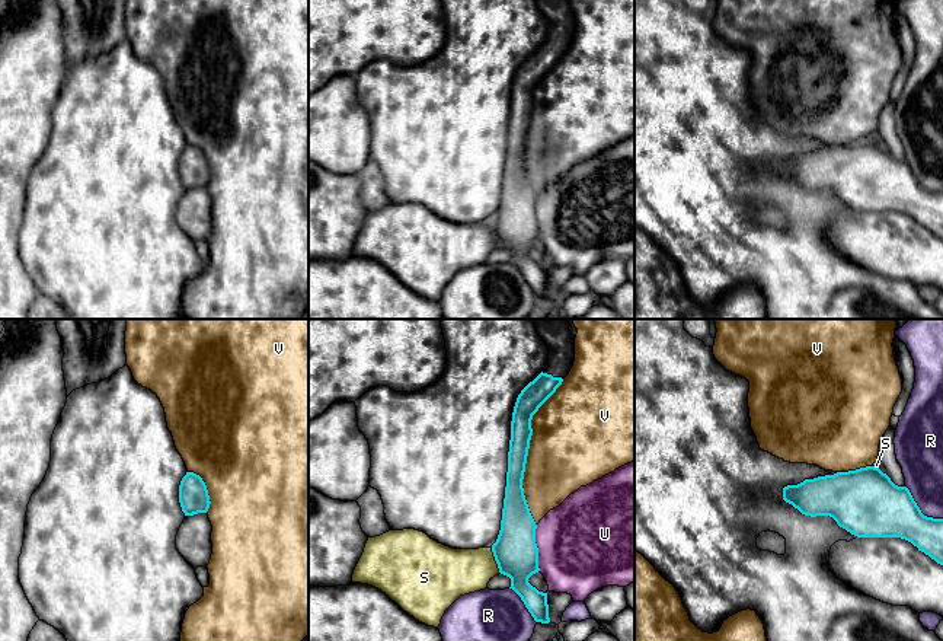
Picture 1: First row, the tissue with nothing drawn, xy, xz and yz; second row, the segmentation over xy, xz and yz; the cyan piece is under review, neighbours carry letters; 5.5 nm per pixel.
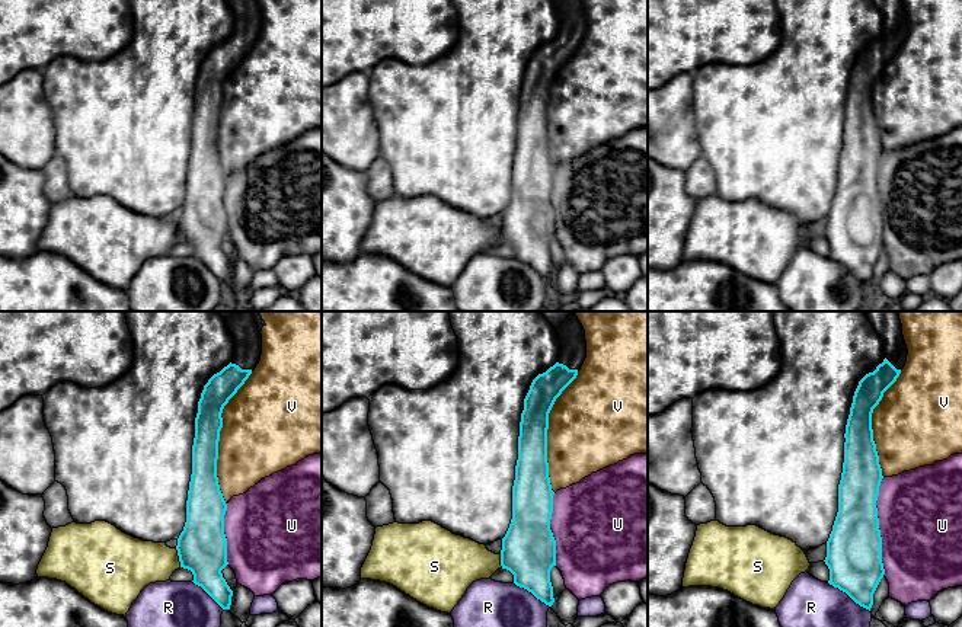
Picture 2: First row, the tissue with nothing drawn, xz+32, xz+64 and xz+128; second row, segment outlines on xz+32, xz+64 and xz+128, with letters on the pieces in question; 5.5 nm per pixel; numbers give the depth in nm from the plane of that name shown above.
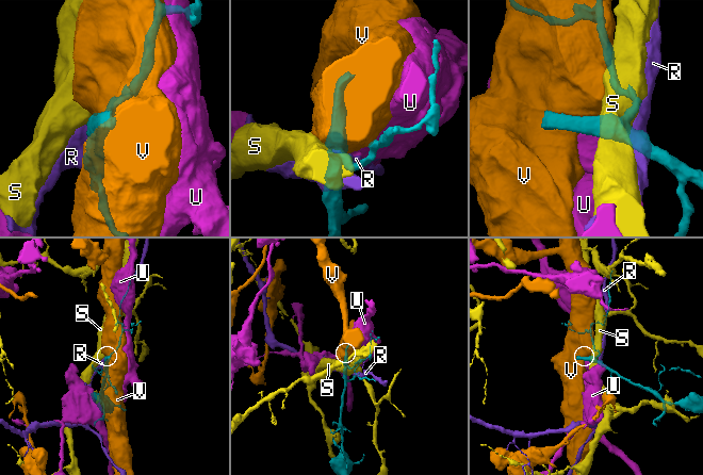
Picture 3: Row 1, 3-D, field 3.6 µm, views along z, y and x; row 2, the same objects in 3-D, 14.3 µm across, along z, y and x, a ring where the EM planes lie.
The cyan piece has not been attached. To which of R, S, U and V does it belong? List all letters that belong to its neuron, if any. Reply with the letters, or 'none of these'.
none of these

